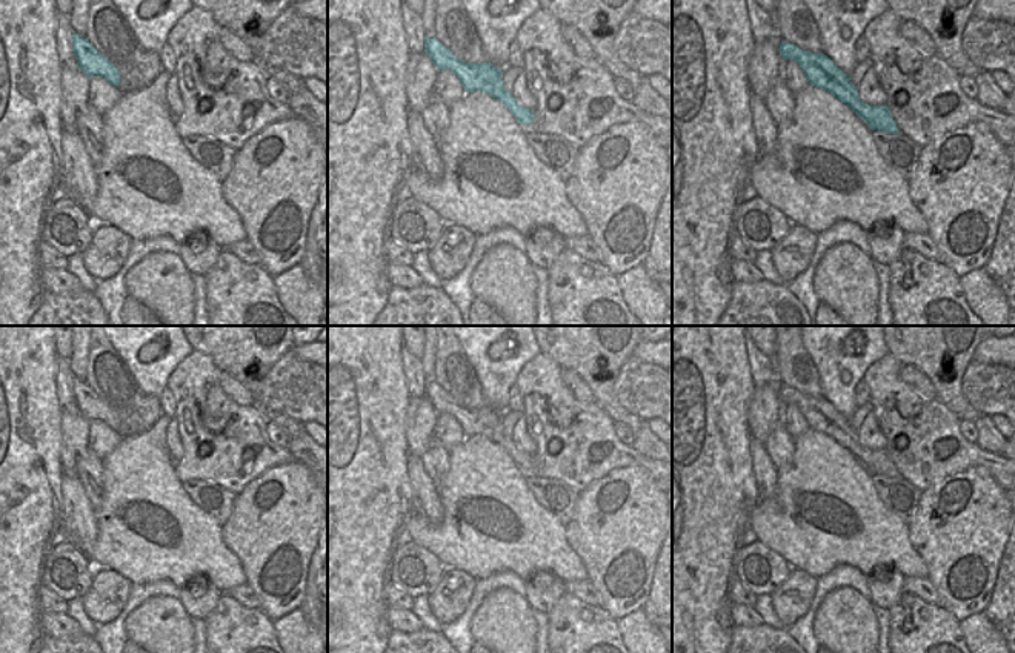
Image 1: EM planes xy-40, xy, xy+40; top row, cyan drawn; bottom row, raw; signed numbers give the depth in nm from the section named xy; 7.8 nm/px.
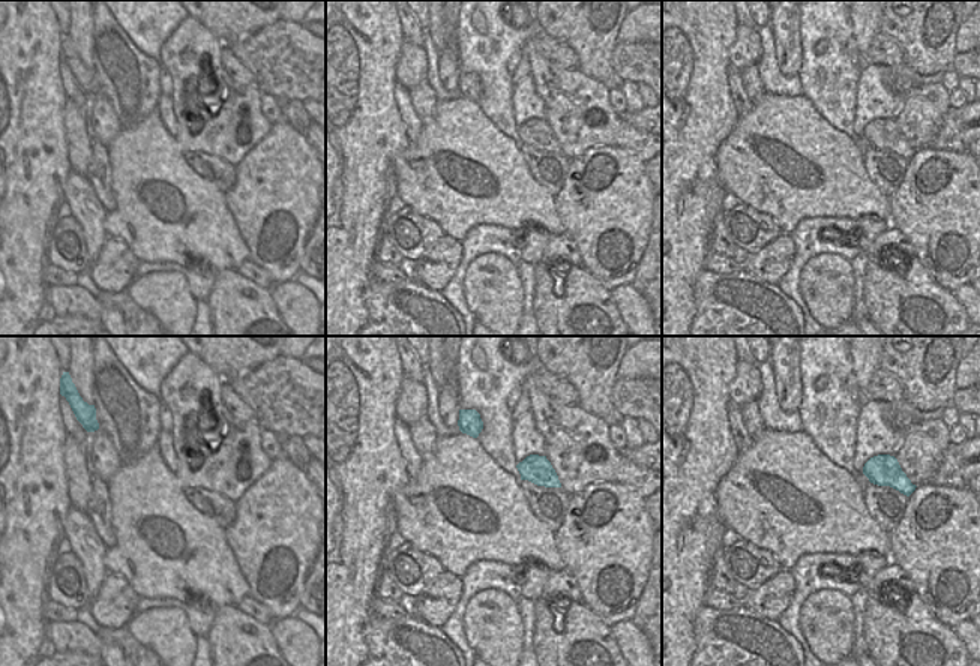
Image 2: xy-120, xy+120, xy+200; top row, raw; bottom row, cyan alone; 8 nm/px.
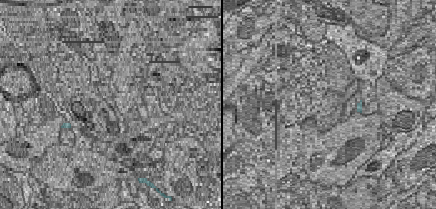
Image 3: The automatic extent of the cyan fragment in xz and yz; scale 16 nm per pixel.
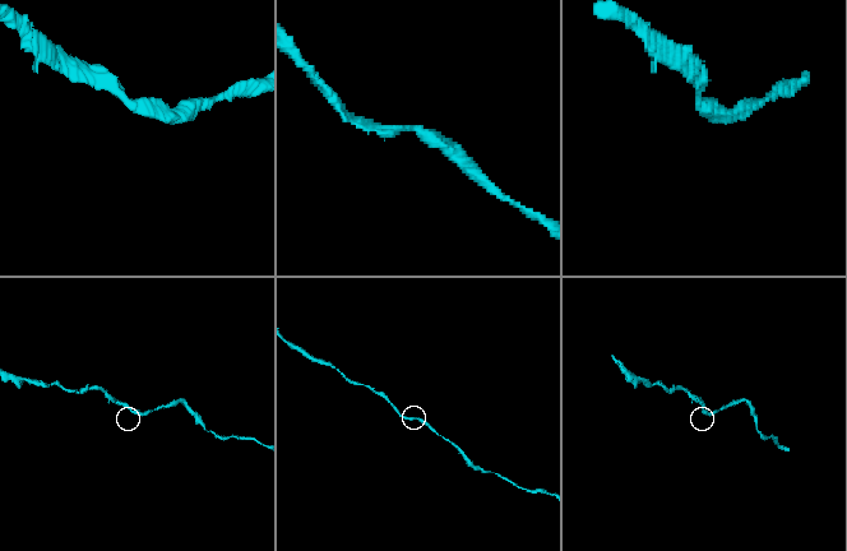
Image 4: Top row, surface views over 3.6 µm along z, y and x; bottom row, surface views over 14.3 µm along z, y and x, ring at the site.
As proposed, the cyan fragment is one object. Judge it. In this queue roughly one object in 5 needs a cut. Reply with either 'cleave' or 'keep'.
keep

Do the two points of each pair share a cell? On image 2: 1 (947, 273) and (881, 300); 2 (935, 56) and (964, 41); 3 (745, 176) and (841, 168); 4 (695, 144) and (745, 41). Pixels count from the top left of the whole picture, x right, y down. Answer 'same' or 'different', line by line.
1: different
2: different
3: same
4: different

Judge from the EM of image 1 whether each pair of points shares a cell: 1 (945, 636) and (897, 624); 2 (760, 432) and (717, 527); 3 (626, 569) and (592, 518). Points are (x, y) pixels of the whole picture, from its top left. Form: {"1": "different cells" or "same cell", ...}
{"1": "same cell", "2": "different cells", "3": "same cell"}

